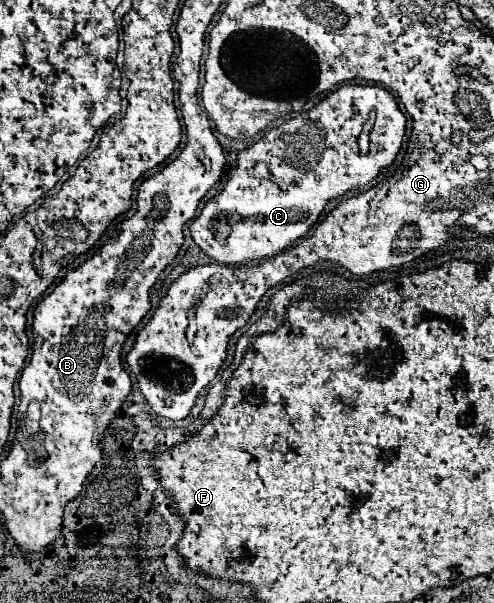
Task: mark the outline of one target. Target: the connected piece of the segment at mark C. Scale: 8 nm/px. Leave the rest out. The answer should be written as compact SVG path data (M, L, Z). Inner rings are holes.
M341 85L333 93L329 93L317 107L299 113L297 117L289 119L277 129L271 129L263 139L259 139L249 149L239 153L239 163L231 171L225 189L211 201L211 205L205 205L201 215L193 221L191 237L211 259L223 265L245 265L269 259L277 255L281 249L285 249L289 243L305 237L307 231L317 223L319 215L323 213L325 205L331 199L337 199L347 191L367 185L383 169L387 169L395 161L401 149L403 135L405 135L405 115L399 111L389 91L377 85L367 85L367 87ZM371 111L377 113L375 123L369 131L371 145L369 151L361 155L357 139ZM257 163L267 165L267 173L261 175L261 179L255 173Z

